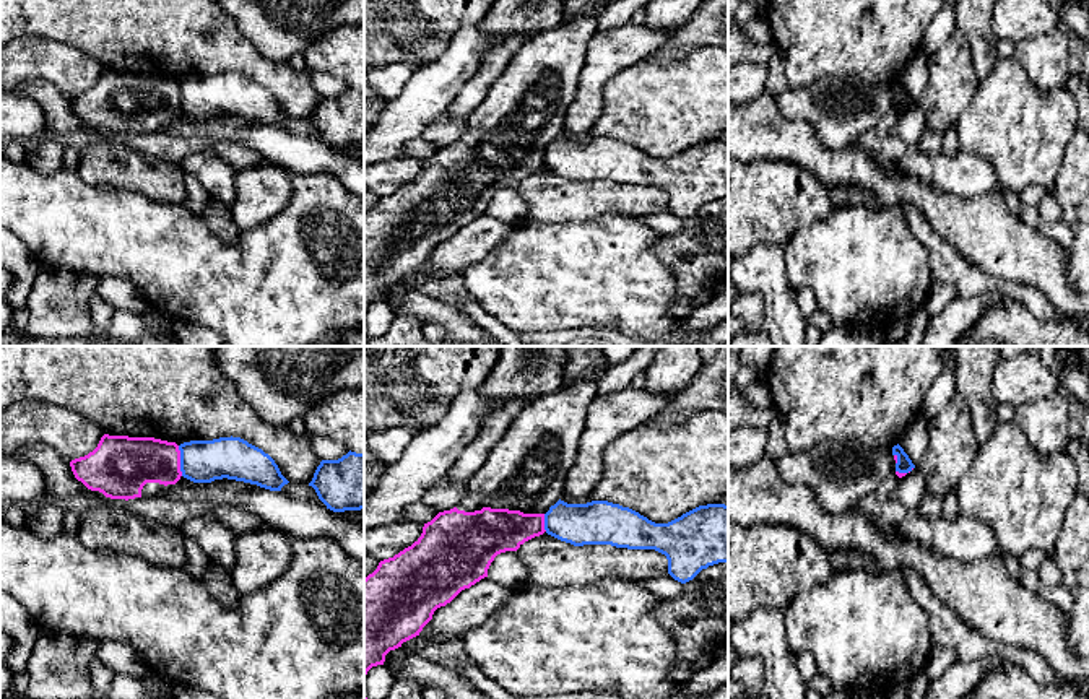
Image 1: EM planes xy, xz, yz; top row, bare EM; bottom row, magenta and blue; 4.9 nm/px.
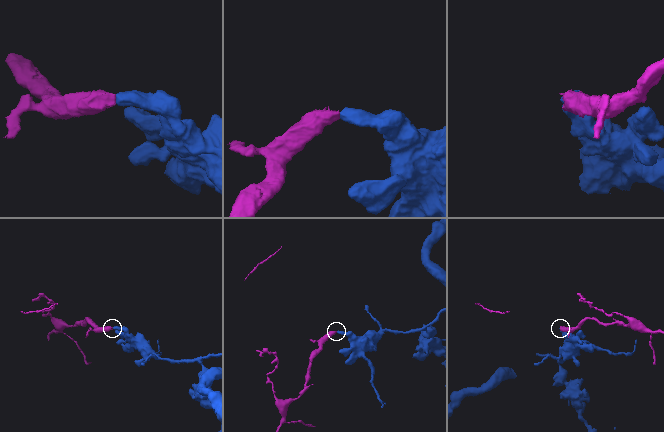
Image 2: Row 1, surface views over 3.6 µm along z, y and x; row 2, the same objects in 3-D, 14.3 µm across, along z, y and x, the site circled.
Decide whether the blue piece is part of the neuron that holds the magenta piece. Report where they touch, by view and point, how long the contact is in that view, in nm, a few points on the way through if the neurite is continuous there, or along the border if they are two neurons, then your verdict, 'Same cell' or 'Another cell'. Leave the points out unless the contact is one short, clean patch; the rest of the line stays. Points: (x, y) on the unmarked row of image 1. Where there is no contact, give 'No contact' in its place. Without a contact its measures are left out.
Touches magenta at xy (179, 96). Shared border 150 nm. Boundary: xy (177, 82), (182, 111). Another cell

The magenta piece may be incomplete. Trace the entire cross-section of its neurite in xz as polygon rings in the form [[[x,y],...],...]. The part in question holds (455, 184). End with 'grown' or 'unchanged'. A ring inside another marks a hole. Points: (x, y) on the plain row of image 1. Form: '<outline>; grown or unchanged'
[[[601,10],[566,18],[558,28],[525,42],[489,88],[484,101],[466,119],[465,135],[424,159],[421,172],[393,193],[379,198],[364,215],[364,314],[372,302],[384,301],[390,286],[419,271],[437,244],[450,239],[462,226],[488,213],[494,193],[517,187],[525,177],[543,171],[544,150],[566,130],[566,112],[575,99],[590,39],[598,29]]]; grown

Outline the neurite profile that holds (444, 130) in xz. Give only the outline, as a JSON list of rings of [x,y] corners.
[[[447,112],[442,114],[439,119],[431,122],[424,132],[423,138],[436,143],[439,148],[450,146],[458,141],[466,130],[466,120],[453,120]]]

